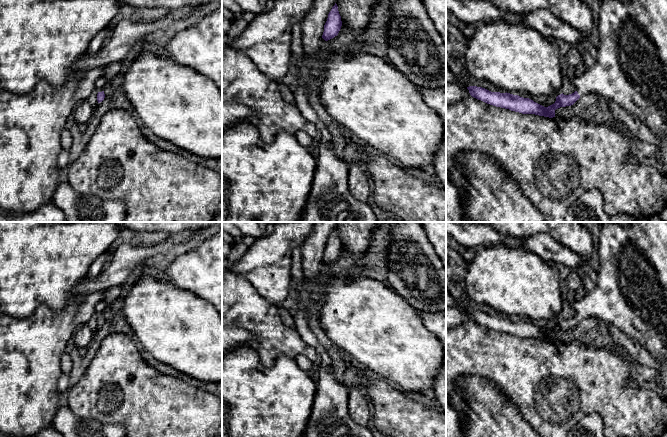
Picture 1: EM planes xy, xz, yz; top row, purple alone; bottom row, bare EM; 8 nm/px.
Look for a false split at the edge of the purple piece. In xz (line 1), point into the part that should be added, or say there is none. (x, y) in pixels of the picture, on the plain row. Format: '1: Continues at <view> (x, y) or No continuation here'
1: No continuation here

